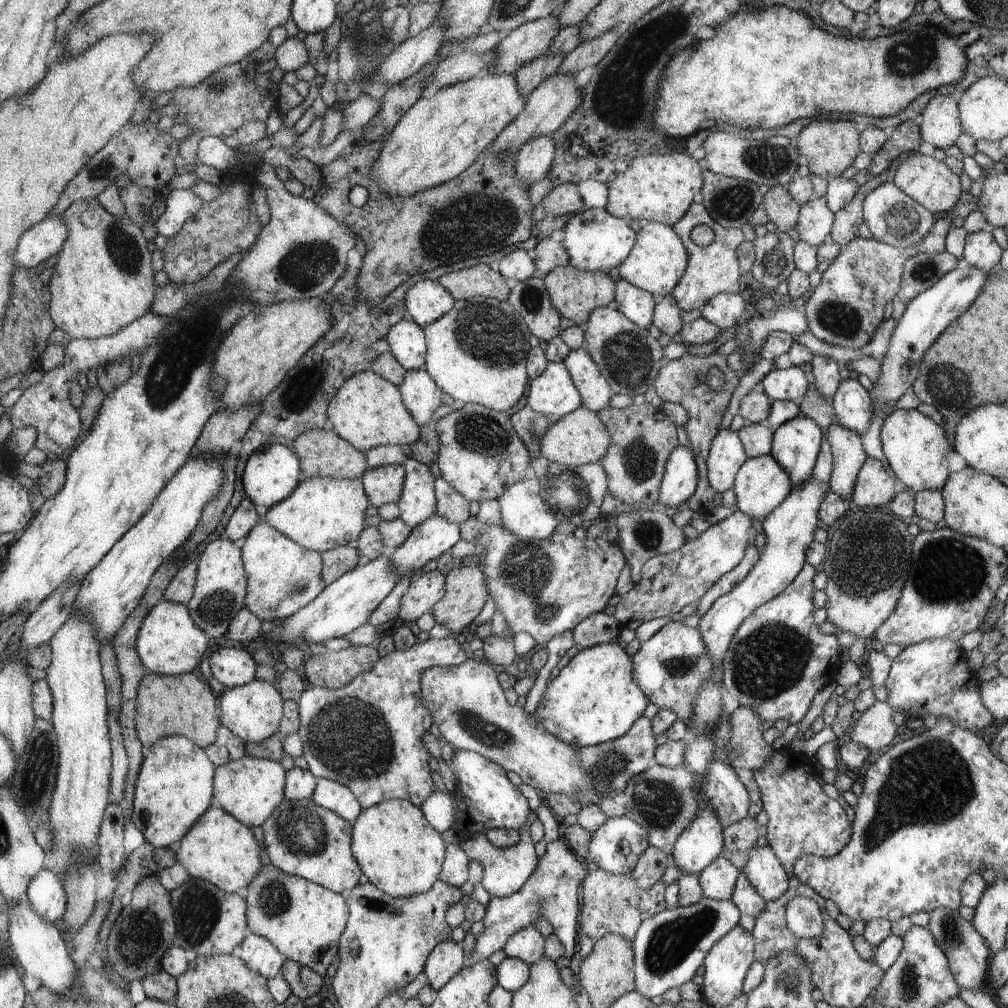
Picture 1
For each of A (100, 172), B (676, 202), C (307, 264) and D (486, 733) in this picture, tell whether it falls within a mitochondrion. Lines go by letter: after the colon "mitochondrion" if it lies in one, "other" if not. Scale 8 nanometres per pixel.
A: mitochondrion
B: other
C: mitochondrion
D: mitochondrion

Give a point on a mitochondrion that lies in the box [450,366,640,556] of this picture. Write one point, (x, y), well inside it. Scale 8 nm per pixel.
(481, 434)

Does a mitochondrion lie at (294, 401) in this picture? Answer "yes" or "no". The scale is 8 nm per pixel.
no

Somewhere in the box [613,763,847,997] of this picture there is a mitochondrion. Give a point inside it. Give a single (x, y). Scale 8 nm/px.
(669, 942)

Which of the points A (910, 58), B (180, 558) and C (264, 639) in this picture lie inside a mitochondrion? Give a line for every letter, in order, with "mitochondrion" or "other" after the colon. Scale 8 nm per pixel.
A: mitochondrion
B: other
C: other

